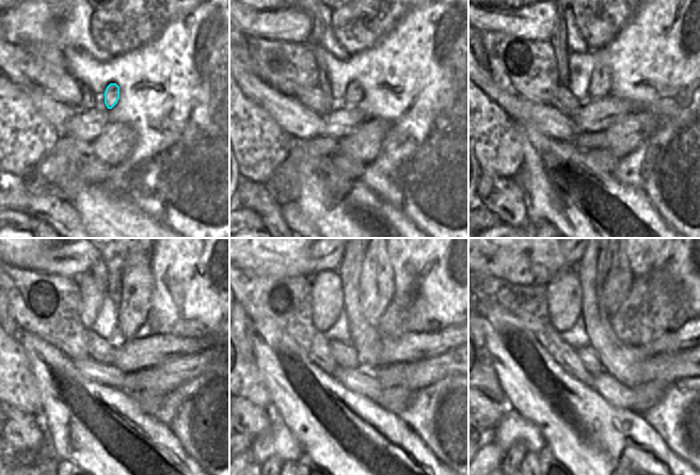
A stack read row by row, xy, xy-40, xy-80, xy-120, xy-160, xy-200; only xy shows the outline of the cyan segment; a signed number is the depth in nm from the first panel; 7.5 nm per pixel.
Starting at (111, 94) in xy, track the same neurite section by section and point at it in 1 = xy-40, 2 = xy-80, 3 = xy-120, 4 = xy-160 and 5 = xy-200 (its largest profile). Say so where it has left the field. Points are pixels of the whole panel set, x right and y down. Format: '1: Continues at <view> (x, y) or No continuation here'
1: Continues at xy-40 (353, 95)
2: Continues at xy-80 (600, 86)
3: Continues at xy-120 (137, 287)
4: Continues at xy-160 (377, 278)
5: Continues at xy-200 (617, 280)

